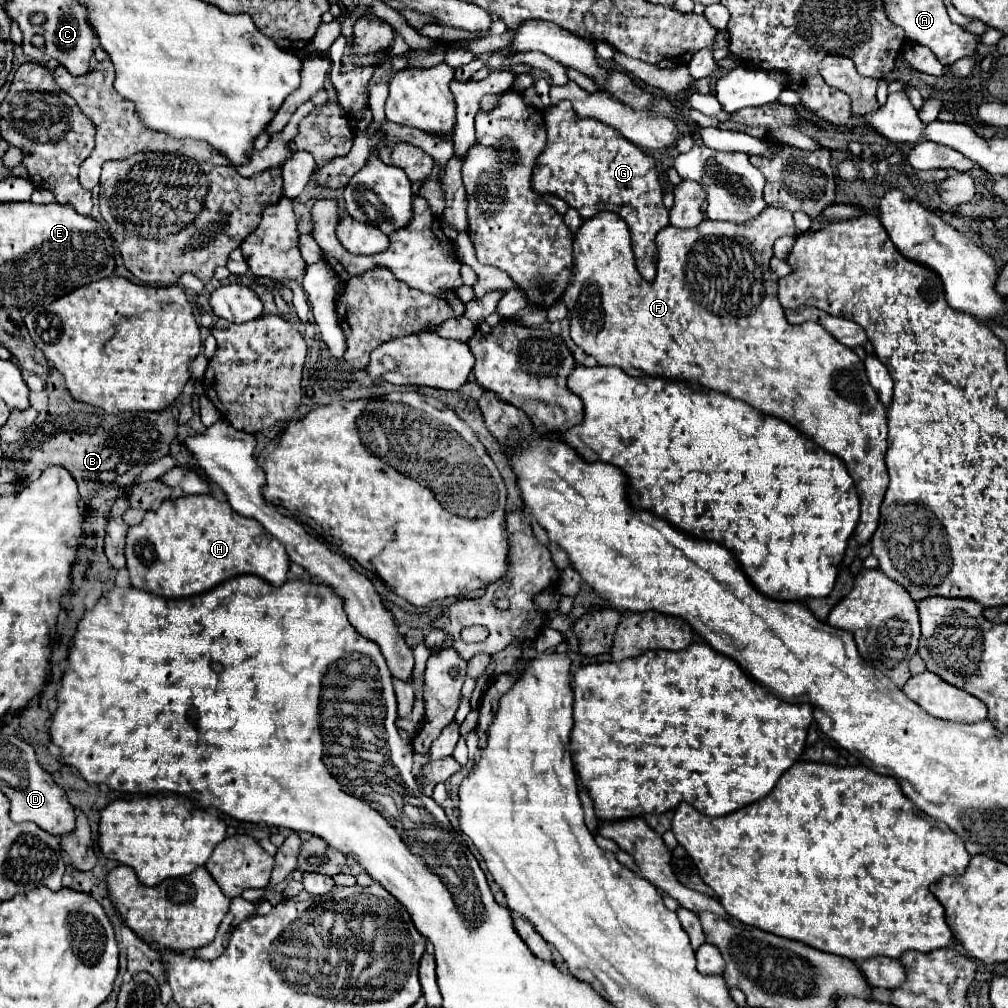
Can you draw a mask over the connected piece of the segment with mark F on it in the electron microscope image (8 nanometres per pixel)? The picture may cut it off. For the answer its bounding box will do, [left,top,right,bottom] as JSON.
[562,206,888,544]

